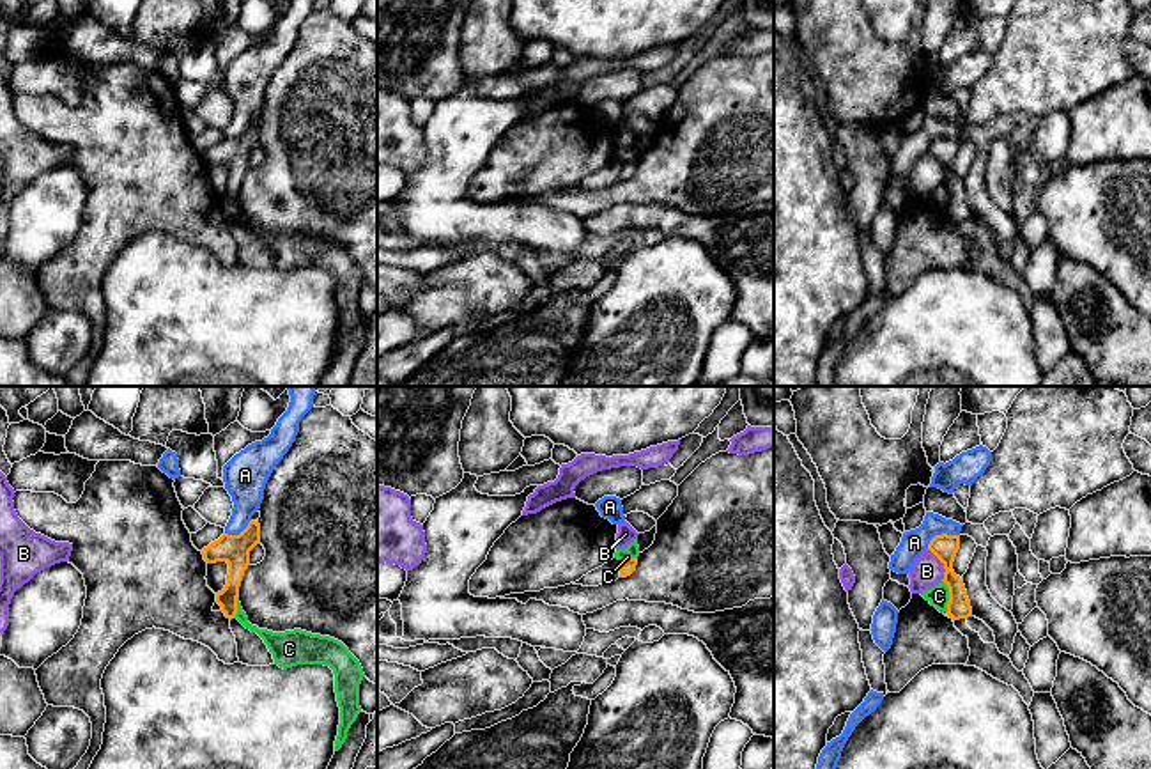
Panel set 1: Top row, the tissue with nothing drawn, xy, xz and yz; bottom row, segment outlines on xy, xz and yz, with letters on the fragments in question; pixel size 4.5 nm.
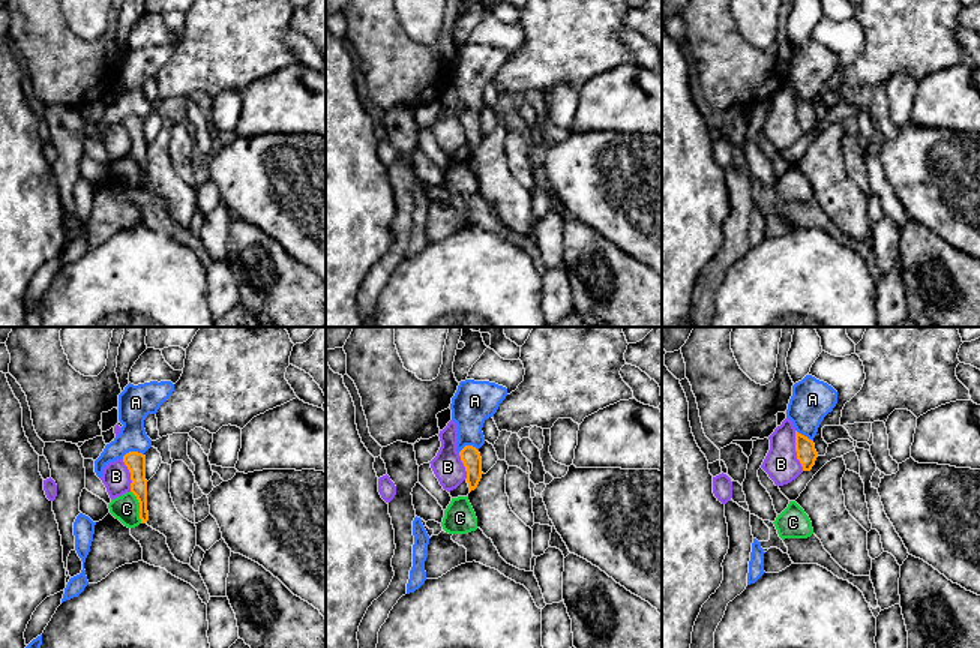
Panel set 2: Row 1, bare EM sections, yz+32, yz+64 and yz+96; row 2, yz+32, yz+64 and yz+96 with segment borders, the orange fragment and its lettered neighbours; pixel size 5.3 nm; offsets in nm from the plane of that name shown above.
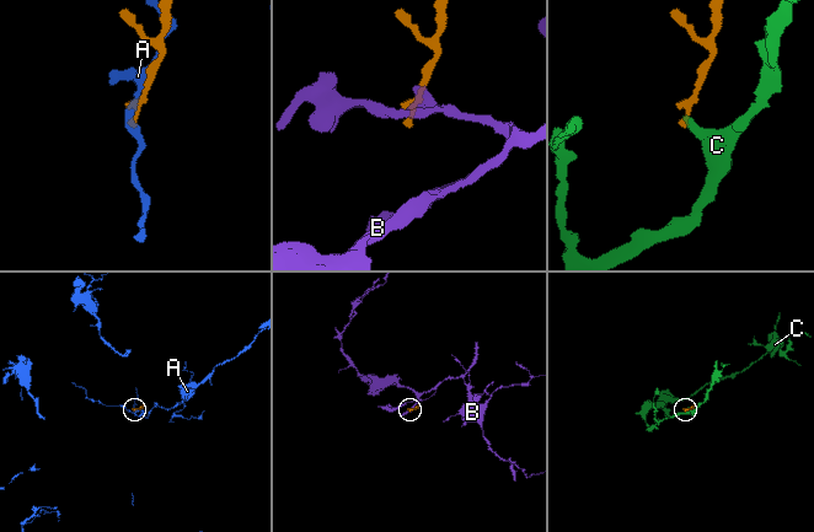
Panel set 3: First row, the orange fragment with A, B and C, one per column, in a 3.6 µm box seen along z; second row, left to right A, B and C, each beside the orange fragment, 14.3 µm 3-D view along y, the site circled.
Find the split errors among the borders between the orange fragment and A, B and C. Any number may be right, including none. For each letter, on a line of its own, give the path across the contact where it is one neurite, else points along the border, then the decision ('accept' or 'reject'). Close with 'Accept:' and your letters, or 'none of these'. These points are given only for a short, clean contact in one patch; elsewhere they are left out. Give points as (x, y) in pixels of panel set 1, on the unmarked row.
A: reject
B: border along yz (928, 151), (942, 167), (942, 183); reject
C: border along yz (942, 183), (948, 192), (948, 213); reject
Accept: none of these

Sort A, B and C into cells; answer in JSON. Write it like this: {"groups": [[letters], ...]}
{"groups": [["A"], ["B"], ["C"]]}

